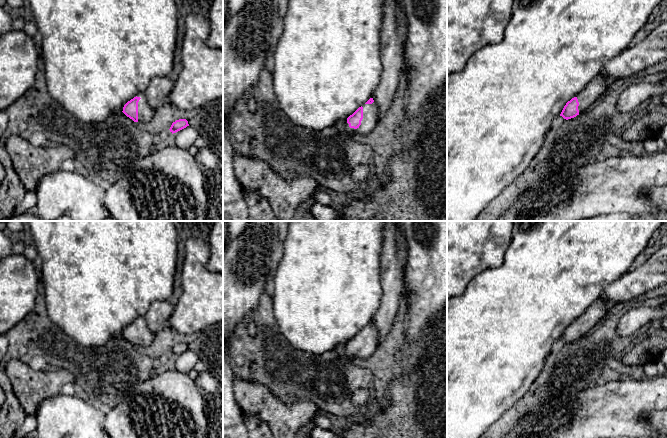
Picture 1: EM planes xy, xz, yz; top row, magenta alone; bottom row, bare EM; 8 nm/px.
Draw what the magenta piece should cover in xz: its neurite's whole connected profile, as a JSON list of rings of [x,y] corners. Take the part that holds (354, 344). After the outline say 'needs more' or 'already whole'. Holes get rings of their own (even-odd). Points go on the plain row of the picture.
[[[370,322],[345,344],[345,356],[354,360],[366,359],[374,353],[378,344],[377,328]]]; needs more

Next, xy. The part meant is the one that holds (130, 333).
[[[138,317],[121,335],[134,346],[150,346],[154,340],[154,333],[149,329],[144,317]]]; needs more

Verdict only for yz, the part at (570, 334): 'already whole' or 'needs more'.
needs more

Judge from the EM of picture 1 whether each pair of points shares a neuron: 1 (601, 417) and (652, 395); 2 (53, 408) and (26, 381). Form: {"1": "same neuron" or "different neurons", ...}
{"1": "same neuron", "2": "different neurons"}

